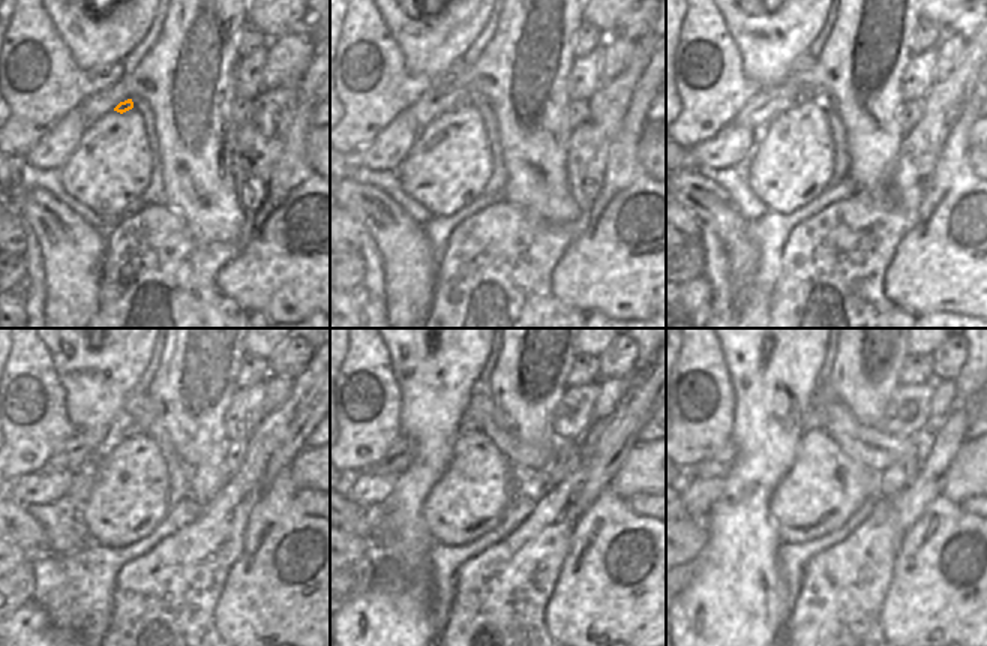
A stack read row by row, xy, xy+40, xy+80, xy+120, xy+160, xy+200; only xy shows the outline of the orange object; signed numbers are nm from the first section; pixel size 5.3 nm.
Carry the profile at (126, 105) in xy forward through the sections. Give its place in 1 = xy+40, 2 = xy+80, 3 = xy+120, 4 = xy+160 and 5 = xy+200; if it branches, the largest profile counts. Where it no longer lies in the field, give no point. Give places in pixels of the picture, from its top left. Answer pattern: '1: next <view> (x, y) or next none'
1: next xy+40 (467, 101)
2: next xy+80 (804, 95)
3: next xy+120 (123, 426)
4: next xy+160 (467, 423)
5: next xy+200 (813, 415)

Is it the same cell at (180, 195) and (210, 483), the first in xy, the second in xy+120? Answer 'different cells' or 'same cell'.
same cell

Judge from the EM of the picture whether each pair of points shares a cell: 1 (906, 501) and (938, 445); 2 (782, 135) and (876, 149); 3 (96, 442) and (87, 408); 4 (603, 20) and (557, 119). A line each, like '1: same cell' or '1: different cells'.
1: same cell
2: different cells
3: different cells
4: different cells

